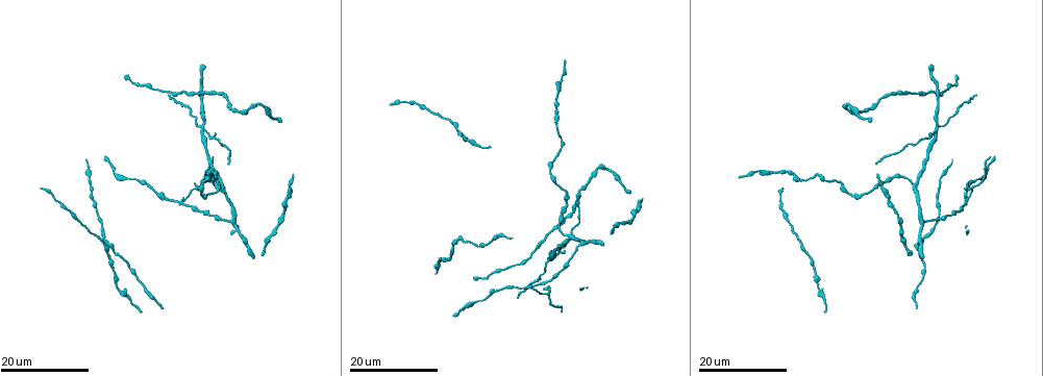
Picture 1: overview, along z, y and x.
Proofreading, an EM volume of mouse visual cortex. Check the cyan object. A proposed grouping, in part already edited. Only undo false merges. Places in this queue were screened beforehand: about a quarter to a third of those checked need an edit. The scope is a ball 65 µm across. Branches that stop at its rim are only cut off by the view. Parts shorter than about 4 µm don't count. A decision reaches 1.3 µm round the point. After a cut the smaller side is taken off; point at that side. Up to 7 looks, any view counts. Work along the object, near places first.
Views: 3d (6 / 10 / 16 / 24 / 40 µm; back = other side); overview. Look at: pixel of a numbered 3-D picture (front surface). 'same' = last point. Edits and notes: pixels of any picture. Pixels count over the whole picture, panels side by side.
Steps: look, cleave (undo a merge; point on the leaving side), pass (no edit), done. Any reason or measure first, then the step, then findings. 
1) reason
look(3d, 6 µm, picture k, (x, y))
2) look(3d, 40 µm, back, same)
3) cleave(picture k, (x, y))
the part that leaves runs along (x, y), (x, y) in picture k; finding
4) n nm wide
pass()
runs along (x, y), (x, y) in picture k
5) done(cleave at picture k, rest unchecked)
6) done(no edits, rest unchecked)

look(3d, 24 µm, picture 1, (967, 204))

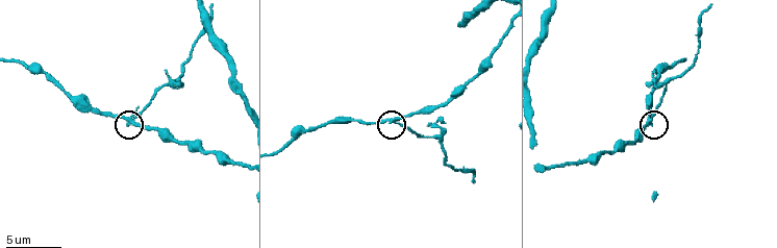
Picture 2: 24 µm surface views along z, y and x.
zoom in
look(3d, 10 µm, picture 2, (394, 119))

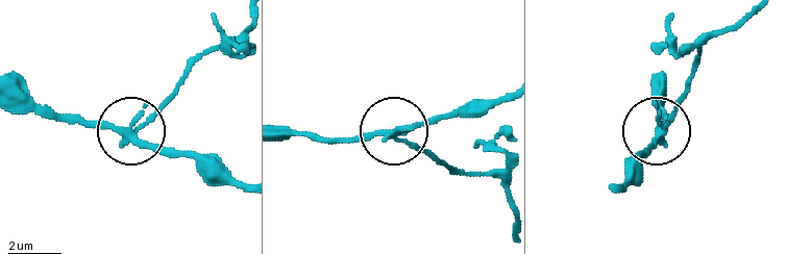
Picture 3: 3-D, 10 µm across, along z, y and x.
cleave(picture 3, (156, 113))
the part that leaves runs along (130, 130), (202, 58), (245, 29) in picture 3; a second cell is stuck on

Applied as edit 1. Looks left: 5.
calibre changes
look(3d, 24 µm, picture 1, (916, 245))

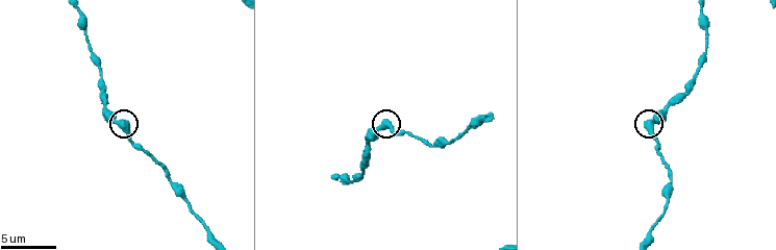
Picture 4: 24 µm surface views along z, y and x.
look(3d, 10 µm, picture 4, (652, 123))

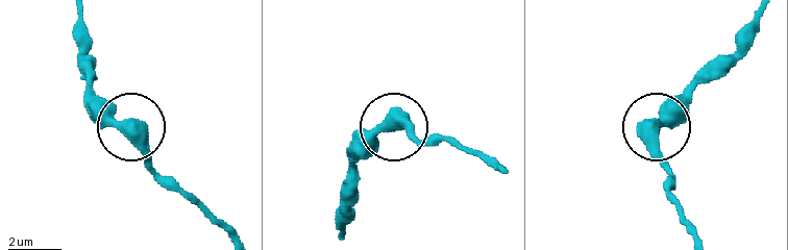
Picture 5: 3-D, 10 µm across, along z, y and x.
pass()
runs along (761, 17), (658, 126), (669, 196) in picture 5; continuous, no second cell

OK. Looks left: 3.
a fork
look(3d, 24 µm, picture 1, (203, 131))

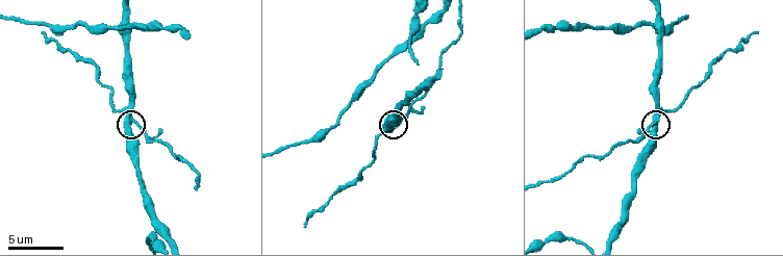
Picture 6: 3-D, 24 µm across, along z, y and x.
look(3d, 10 µm, picture 6, (656, 122))

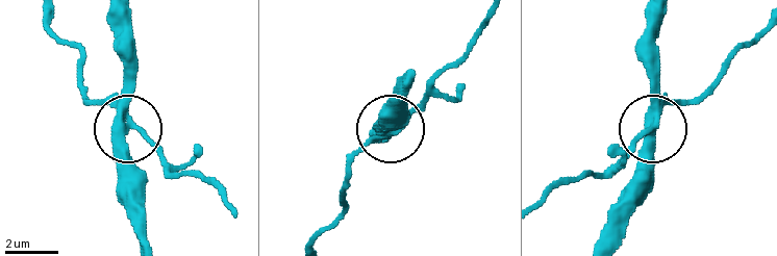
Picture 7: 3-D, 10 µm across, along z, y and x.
zoom in
look(3d, 6 µm, picture 7, (134, 123))

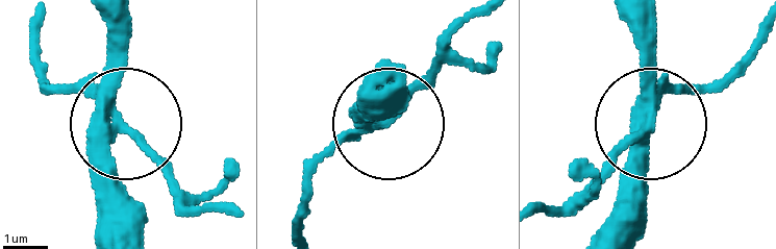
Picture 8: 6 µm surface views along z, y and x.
cleave(picture 8, (53, 92))
the part that leaves runs along (109, 115), (184, 200), (218, 212) in picture 8; two cells meet here

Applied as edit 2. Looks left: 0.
done(cleave at picture 3, cleave at picture 8, rest unchecked)

